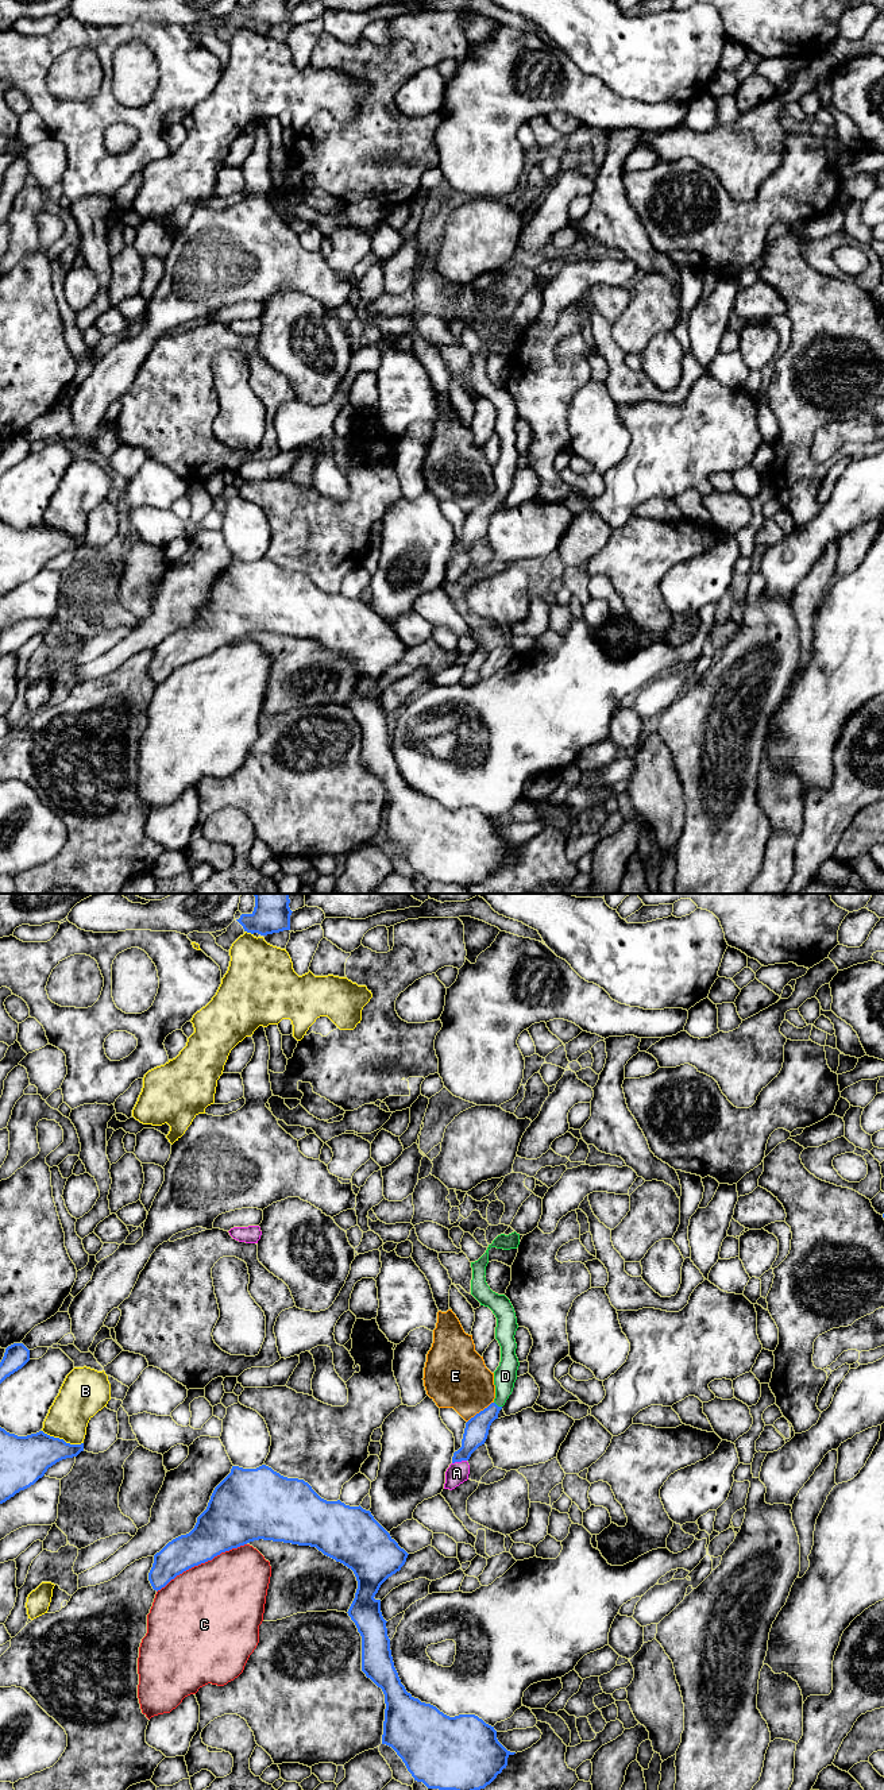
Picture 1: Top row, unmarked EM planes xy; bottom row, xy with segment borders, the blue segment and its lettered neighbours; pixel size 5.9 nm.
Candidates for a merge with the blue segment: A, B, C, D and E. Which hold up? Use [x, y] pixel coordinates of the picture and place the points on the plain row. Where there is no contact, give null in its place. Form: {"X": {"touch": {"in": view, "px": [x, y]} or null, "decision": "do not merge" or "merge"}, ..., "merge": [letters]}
{"A": {"touch": {"in": "xy", "px": [459, 554]}, "decision": "do not merge"}, "B": {"touch": {"in": "xy", "px": [62, 532]}, "decision": "do not merge"}, "C": {"touch": {"in": "xy", "px": [201, 655]}, "decision": "do not merge"}, "D": {"touch": {"in": "xy", "px": [497, 498]}, "decision": "merge"}, "E": {"touch": {"in": "xy", "px": [481, 504]}, "decision": "do not merge"}, "merge": ["D"]}

